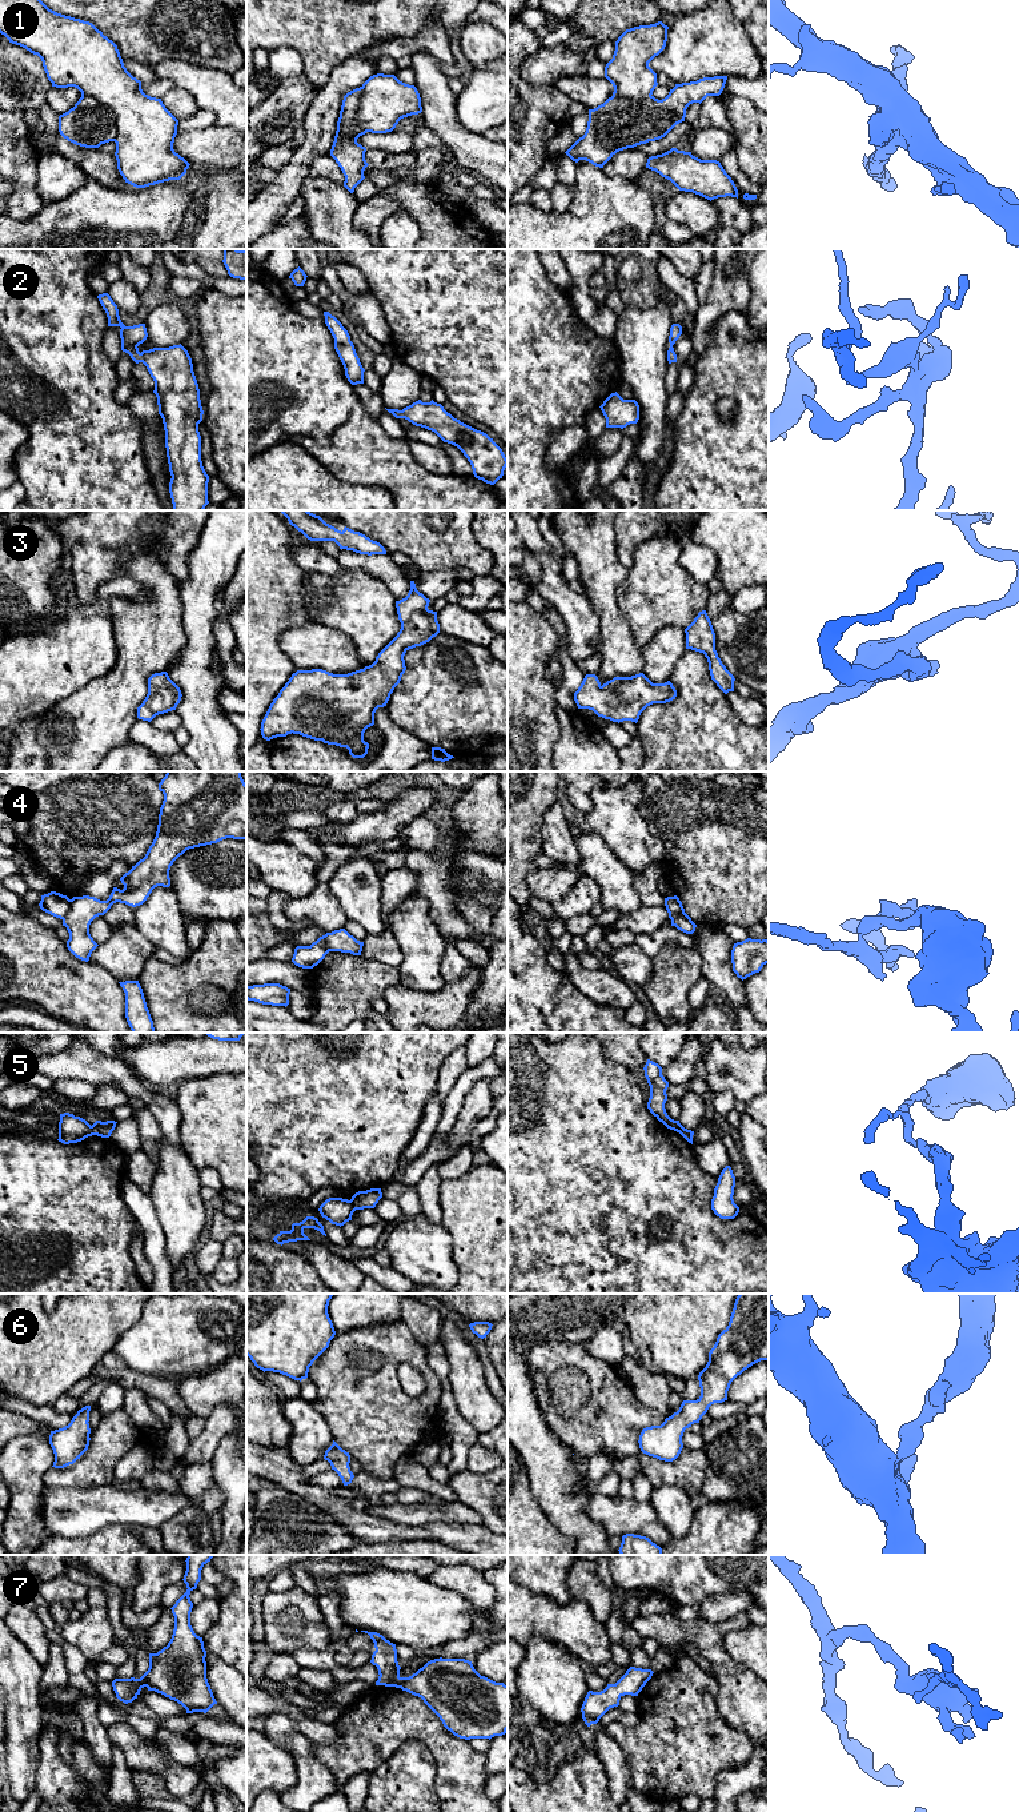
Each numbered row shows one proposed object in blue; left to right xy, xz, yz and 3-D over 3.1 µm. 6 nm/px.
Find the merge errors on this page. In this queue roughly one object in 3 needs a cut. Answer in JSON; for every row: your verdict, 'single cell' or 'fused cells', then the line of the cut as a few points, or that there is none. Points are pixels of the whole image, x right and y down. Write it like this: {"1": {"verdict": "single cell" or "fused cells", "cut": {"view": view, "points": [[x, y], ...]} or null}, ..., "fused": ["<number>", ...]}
{"1": {"verdict": "fused cells", "cut": {"view": "xy", "points": [[81, 93], [93, 96], [112, 112], [116, 128], [115, 140]]}}, "2": {"verdict": "single cell", "cut": null}, "3": {"verdict": "single cell", "cut": null}, "4": {"verdict": "fused cells", "cut": {"view": "yz", "points": [[669, 917], [686, 915], [690, 919]]}}, "5": {"verdict": "fused cells", "cut": {"view": "xy", "points": [[91, 1126], [95, 1134]]}}, "6": {"verdict": "single cell", "cut": null}, "7": {"verdict": "single cell", "cut": null}, "fused": ["1", "4", "5"]}

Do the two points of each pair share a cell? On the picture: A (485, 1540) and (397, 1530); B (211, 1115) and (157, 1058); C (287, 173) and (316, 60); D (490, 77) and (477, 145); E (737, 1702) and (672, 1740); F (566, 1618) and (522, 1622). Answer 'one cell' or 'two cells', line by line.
A: one cell
B: two cells
C: two cells
D: two cells
E: two cells
F: one cell

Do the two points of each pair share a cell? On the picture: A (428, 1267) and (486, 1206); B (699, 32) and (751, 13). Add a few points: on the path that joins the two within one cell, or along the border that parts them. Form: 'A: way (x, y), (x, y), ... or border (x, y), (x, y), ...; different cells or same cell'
A: border (441, 1223), (452, 1238), (452, 1255), (458, 1273); different cells
B: border (733, 13), (742, 24), (753, 47); different cells

